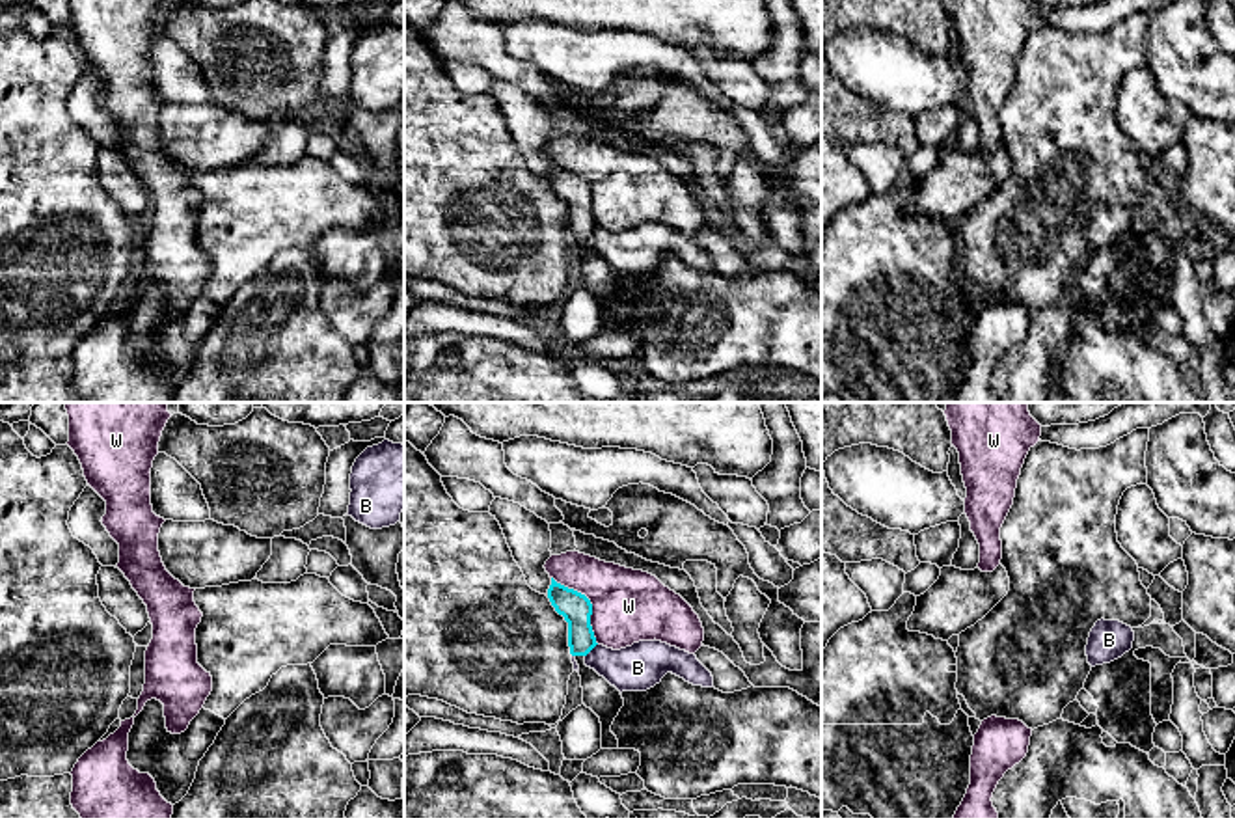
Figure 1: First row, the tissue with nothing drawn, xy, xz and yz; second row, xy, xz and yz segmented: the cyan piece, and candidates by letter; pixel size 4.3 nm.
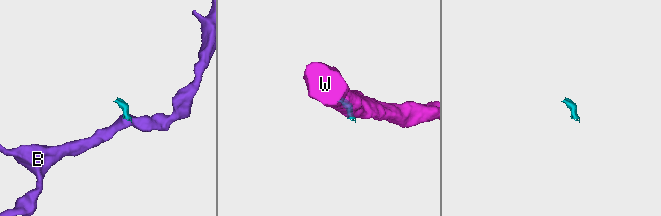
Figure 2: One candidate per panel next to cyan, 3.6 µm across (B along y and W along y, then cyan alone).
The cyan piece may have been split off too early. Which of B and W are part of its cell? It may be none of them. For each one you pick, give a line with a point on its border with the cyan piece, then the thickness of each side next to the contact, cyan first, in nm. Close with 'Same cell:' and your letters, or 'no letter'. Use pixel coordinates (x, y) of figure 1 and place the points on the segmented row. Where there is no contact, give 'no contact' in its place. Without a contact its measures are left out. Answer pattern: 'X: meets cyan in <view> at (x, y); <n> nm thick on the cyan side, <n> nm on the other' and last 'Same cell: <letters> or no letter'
Same cell: no letter

